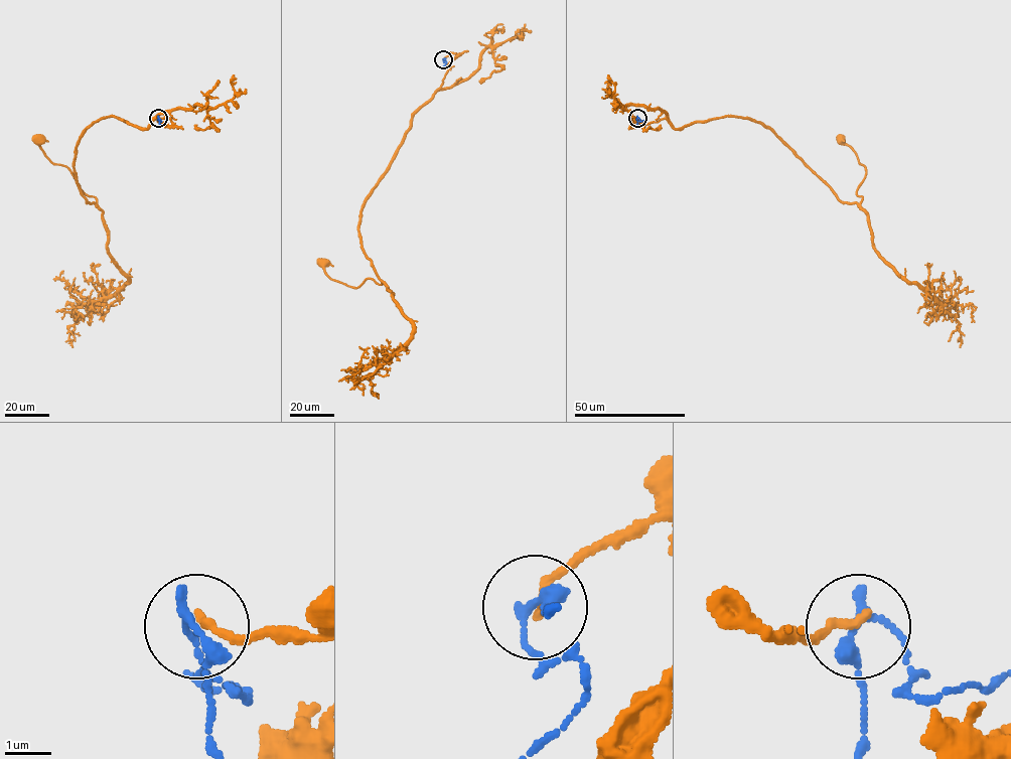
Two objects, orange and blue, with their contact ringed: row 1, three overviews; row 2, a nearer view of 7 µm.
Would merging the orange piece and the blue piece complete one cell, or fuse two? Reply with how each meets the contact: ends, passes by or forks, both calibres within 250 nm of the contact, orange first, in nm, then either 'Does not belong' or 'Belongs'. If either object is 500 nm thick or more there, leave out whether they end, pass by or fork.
At the ring orange ends. At the ring blue passes by. Thickness 190 nm (orange) against 260 nm. Does not belong

